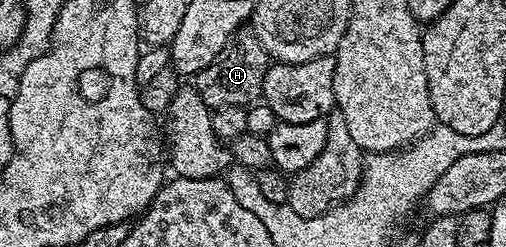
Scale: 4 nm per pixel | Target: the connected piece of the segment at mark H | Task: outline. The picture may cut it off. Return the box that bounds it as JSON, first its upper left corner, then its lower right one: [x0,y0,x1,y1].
[195,28,270,111]

